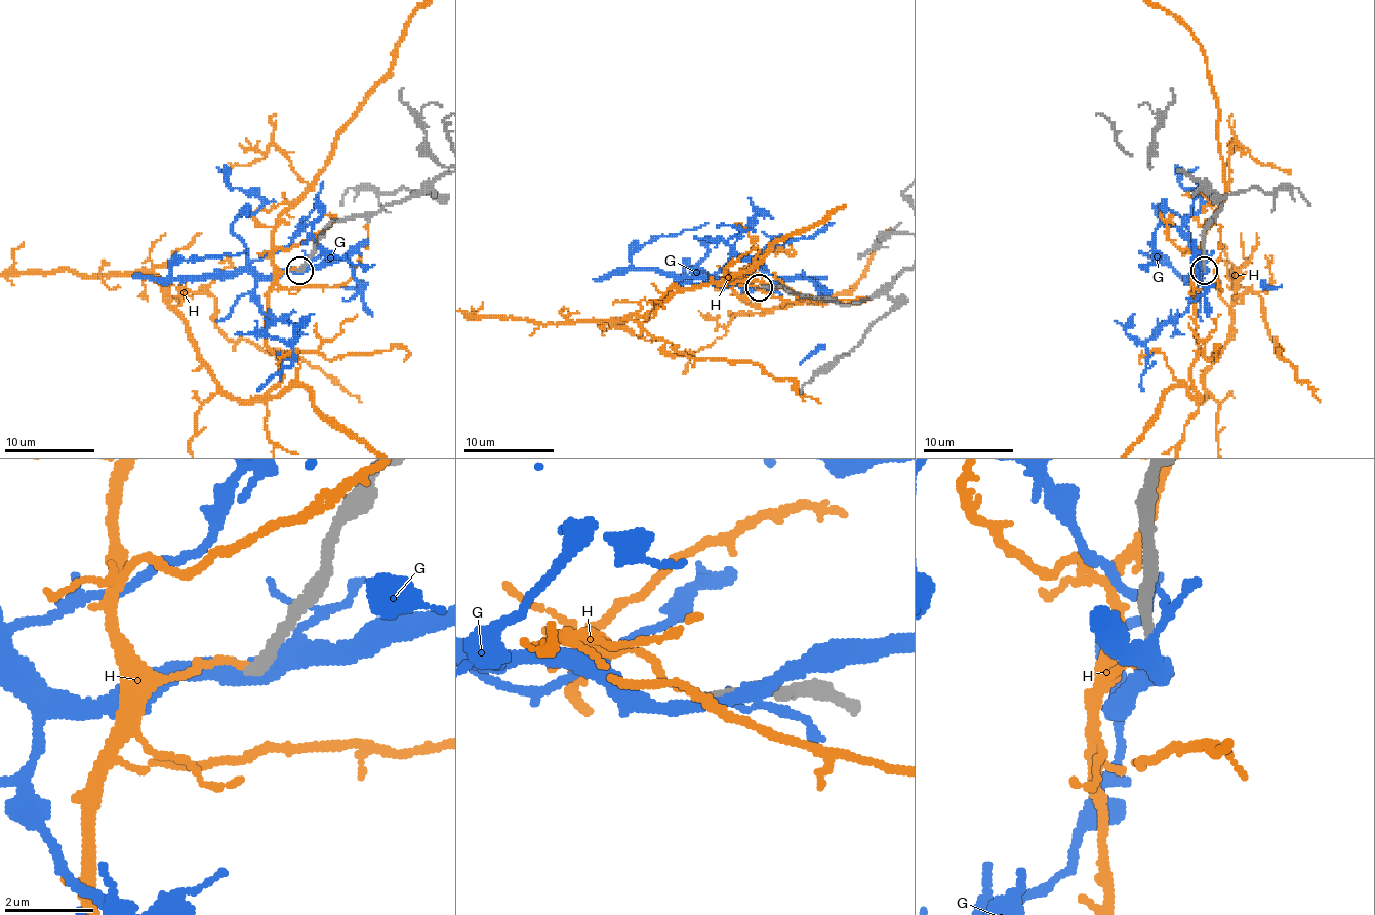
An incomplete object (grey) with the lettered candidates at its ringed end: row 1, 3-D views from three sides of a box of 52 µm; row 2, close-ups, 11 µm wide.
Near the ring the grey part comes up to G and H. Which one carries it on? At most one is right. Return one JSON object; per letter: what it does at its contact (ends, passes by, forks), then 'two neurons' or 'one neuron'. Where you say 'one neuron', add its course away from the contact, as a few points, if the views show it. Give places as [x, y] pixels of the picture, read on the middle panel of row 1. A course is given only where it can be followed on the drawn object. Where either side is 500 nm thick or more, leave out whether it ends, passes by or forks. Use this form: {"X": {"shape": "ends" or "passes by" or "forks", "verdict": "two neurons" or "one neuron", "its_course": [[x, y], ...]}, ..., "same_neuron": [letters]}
{"G": {"shape": "forks", "verdict": "two neurons"}, "H": {"shape": "ends", "verdict": "two neurons"}, "same_neuron": []}

